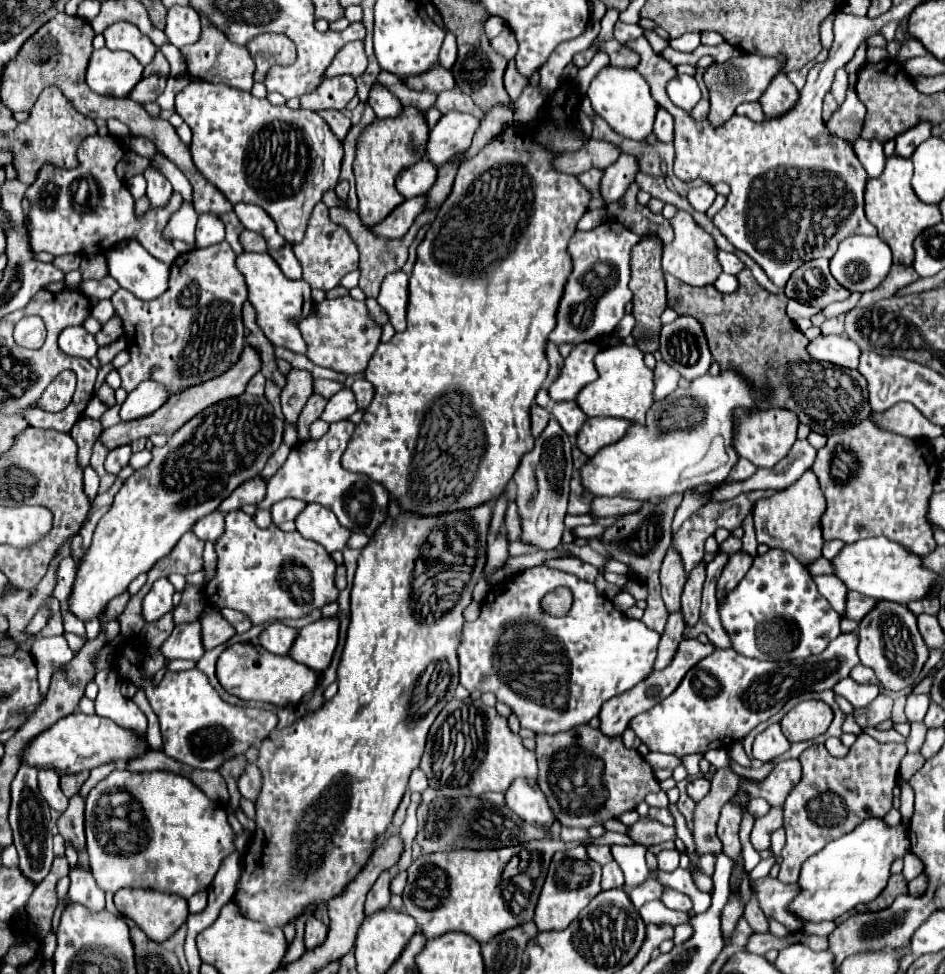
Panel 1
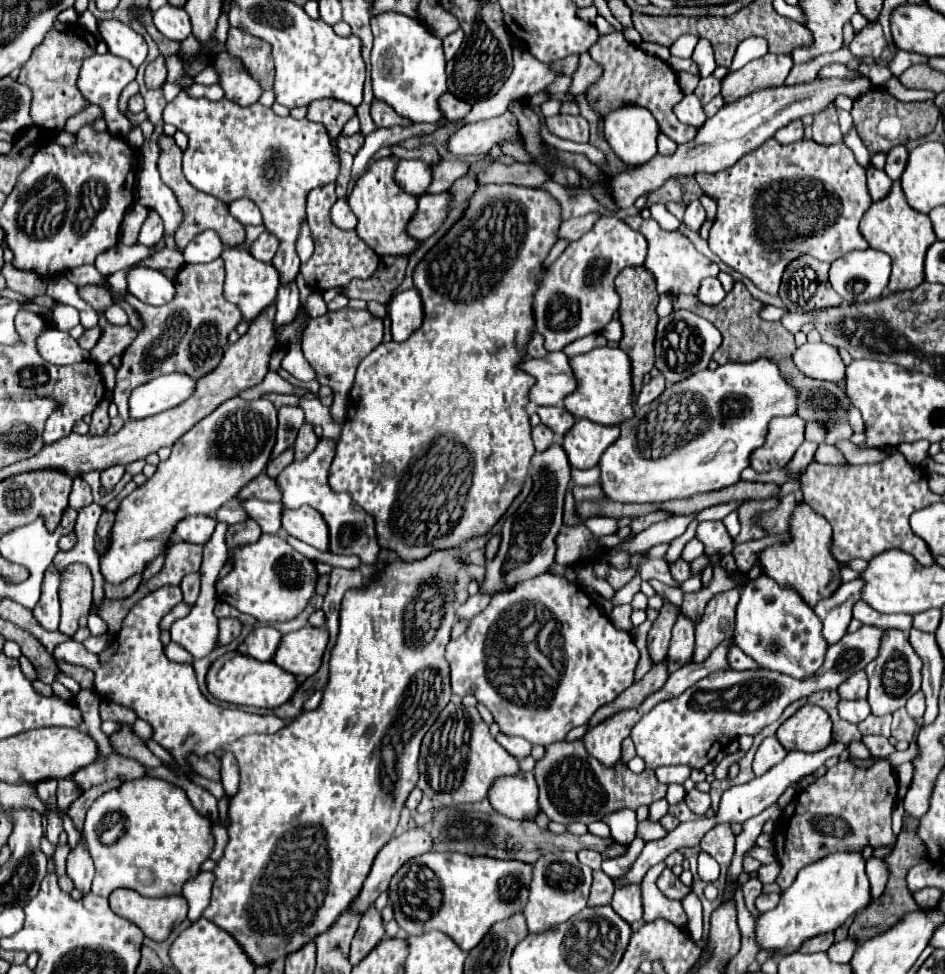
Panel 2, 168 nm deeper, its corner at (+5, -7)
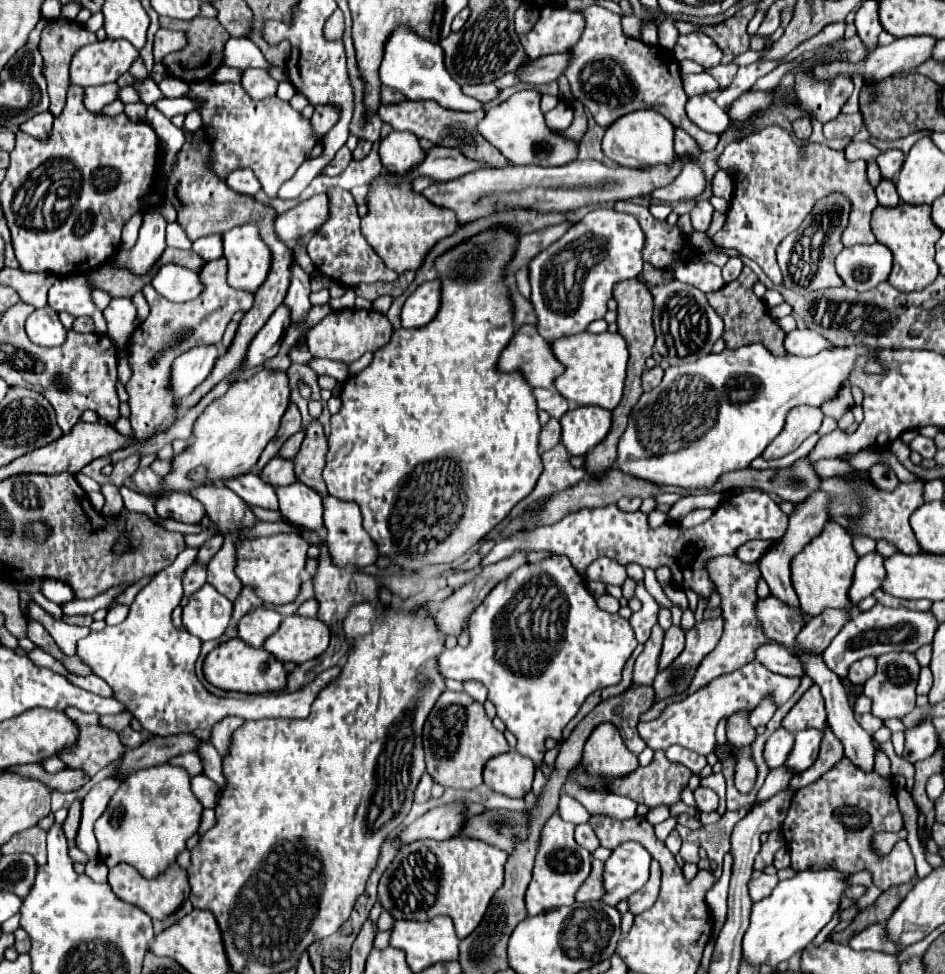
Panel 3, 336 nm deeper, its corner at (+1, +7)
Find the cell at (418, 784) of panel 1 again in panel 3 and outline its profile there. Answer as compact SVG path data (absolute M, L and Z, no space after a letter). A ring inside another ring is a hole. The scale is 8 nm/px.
M425 773L415 789L415 803L423 803L431 797L431 785L433 785L433 779L429 777L429 773Z

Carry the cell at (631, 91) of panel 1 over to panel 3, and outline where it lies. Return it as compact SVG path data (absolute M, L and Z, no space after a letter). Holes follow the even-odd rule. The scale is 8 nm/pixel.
M641 109L635 113L627 113L625 117L619 117L613 121L603 137L603 151L609 159L613 159L617 165L643 169L657 163L673 163L677 153L673 151L673 125L659 115L653 109Z

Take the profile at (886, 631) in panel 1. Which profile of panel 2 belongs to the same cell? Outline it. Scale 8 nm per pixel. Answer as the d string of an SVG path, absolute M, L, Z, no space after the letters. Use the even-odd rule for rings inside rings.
M897 629L887 631L887 635L883 637L877 659L865 667L865 673L869 675L867 701L869 701L871 713L875 717L883 717L883 715L895 713L897 709L905 707L907 699L911 695L915 695L921 687L921 659L915 655L907 637Z

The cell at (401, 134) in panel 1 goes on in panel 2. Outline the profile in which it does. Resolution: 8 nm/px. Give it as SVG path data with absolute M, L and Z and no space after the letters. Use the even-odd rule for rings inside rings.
M395 157L375 161L371 169L357 181L349 197L349 205L359 219L357 233L379 257L413 255L419 247L419 241L407 235L407 221L409 217L413 217L413 211L417 211L417 197L401 191L401 187L395 183L393 179L395 167L397 167Z

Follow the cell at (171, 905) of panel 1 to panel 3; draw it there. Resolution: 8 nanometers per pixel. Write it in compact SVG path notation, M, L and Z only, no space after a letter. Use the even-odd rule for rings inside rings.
M119 863L115 865L111 871L109 871L109 885L113 889L113 893L125 901L125 903L131 903L139 909L143 909L149 917L153 919L165 919L169 915L173 915L185 899L189 899L189 893L191 893L191 885L189 885L189 879L187 879L187 871L181 869L177 863L171 865L161 877L157 879L145 879L141 877L133 867L129 867L127 863Z

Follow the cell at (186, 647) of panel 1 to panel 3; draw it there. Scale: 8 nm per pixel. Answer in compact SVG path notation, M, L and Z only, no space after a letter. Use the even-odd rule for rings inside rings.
M205 583L183 607L183 625L201 641L213 641L225 633L231 619L231 609L231 601L217 593L211 583Z

